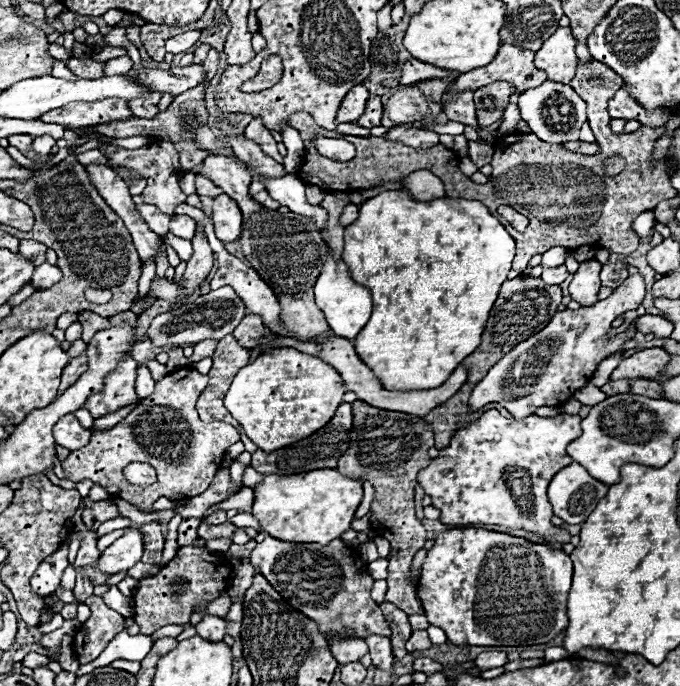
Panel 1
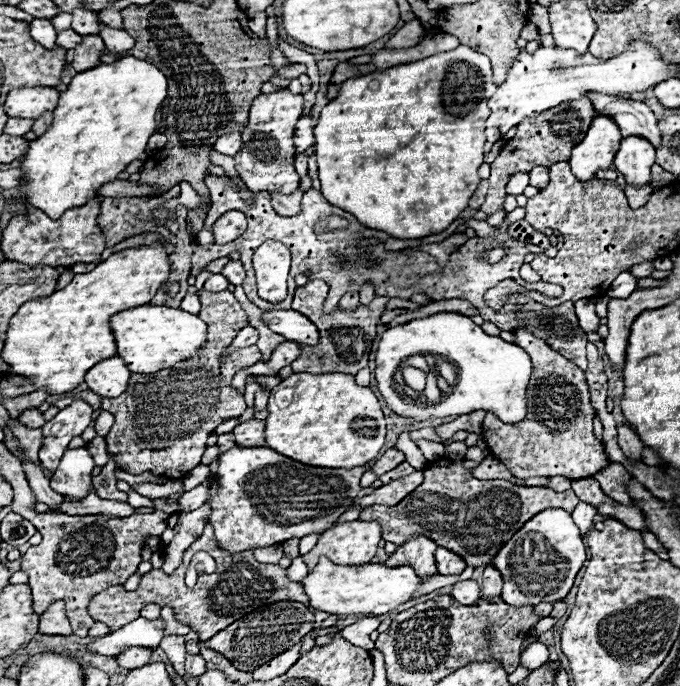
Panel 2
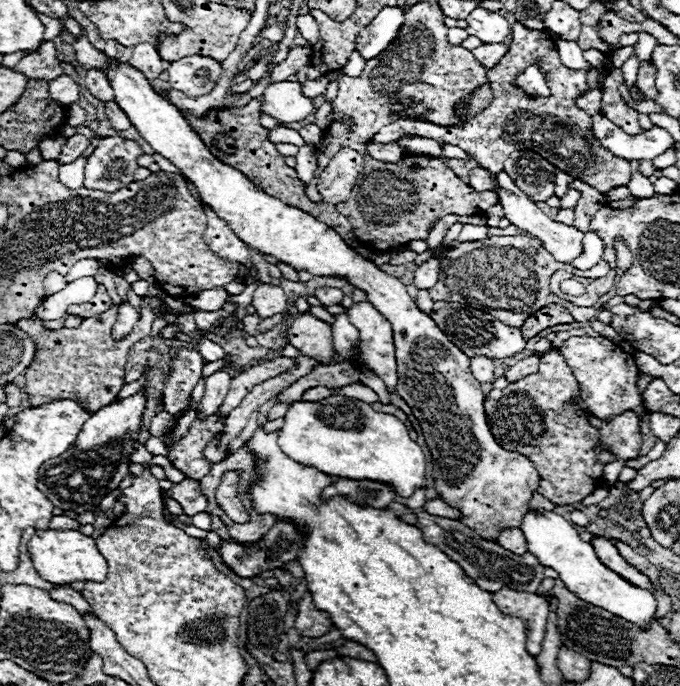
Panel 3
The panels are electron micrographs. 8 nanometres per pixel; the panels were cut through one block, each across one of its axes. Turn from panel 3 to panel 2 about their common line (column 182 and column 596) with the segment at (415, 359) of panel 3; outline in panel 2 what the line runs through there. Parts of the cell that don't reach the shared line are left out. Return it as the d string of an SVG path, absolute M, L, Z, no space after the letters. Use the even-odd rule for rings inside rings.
M596 116L592 120L586 138L572 150L570 168L572 174L586 182L596 176L598 170L610 170L612 160L620 148L620 130L616 122L606 116Z

